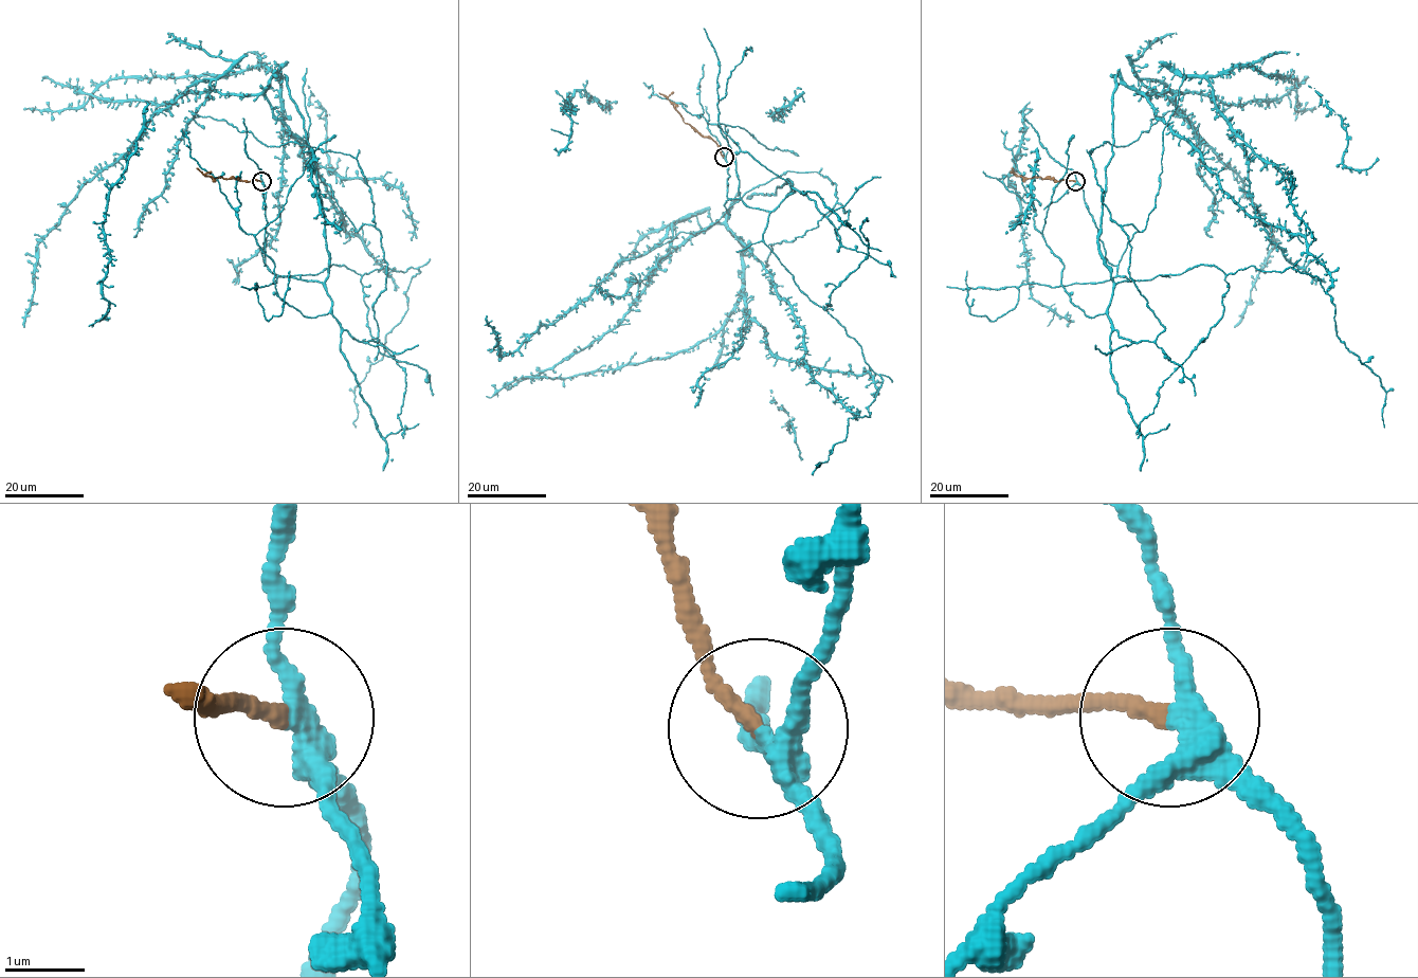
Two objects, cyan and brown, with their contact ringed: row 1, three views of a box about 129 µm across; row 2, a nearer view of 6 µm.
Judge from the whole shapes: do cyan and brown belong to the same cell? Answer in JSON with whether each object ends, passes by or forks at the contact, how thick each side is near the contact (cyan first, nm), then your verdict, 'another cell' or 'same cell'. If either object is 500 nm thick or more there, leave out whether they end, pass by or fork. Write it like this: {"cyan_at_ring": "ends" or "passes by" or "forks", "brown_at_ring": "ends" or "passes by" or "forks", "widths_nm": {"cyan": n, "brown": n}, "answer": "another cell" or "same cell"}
{"cyan_at_ring": "forks", "brown_at_ring": "ends", "widths_nm": {"cyan": 260, "brown": 190}, "answer": "another cell"}

